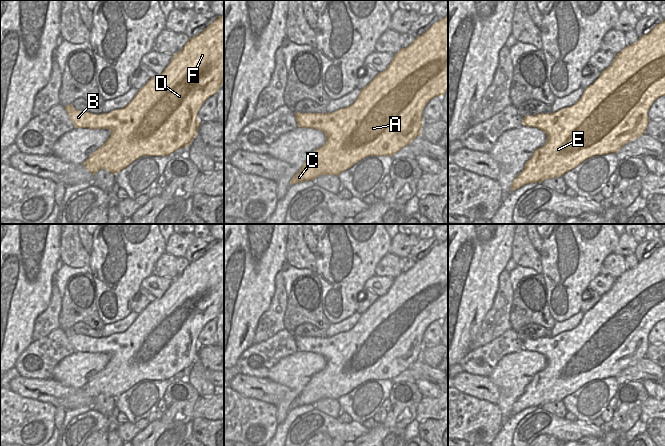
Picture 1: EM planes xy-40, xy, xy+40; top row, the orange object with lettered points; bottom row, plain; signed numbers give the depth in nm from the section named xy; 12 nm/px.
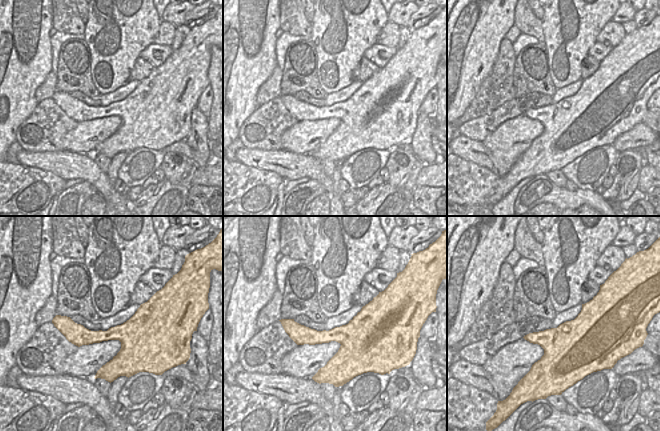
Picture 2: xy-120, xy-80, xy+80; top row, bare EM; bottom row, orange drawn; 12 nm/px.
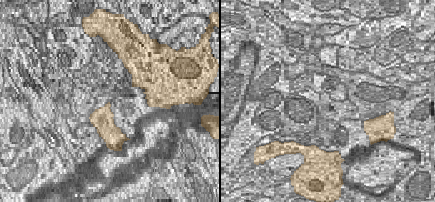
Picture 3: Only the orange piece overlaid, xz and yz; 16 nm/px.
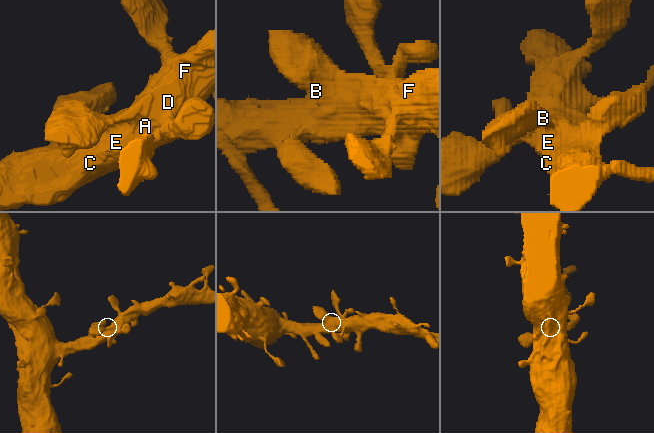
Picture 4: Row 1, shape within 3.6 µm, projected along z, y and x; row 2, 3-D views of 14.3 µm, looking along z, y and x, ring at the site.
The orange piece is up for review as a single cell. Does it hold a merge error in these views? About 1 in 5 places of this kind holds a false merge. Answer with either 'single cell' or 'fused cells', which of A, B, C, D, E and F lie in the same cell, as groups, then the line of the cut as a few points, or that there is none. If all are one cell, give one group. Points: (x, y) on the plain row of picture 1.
single cell; A B C D E F; no cut

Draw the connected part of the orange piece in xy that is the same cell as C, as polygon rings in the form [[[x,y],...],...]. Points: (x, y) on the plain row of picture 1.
[[[448,238],[434,247],[425,257],[416,261],[407,272],[402,272],[396,277],[388,292],[378,297],[349,331],[332,337],[294,337],[298,351],[322,355],[326,359],[326,366],[310,379],[299,396],[290,404],[290,409],[315,404],[320,399],[338,400],[368,380],[394,379],[416,361],[421,360],[424,347],[422,336],[426,328],[436,320],[443,320],[447,314]]]

